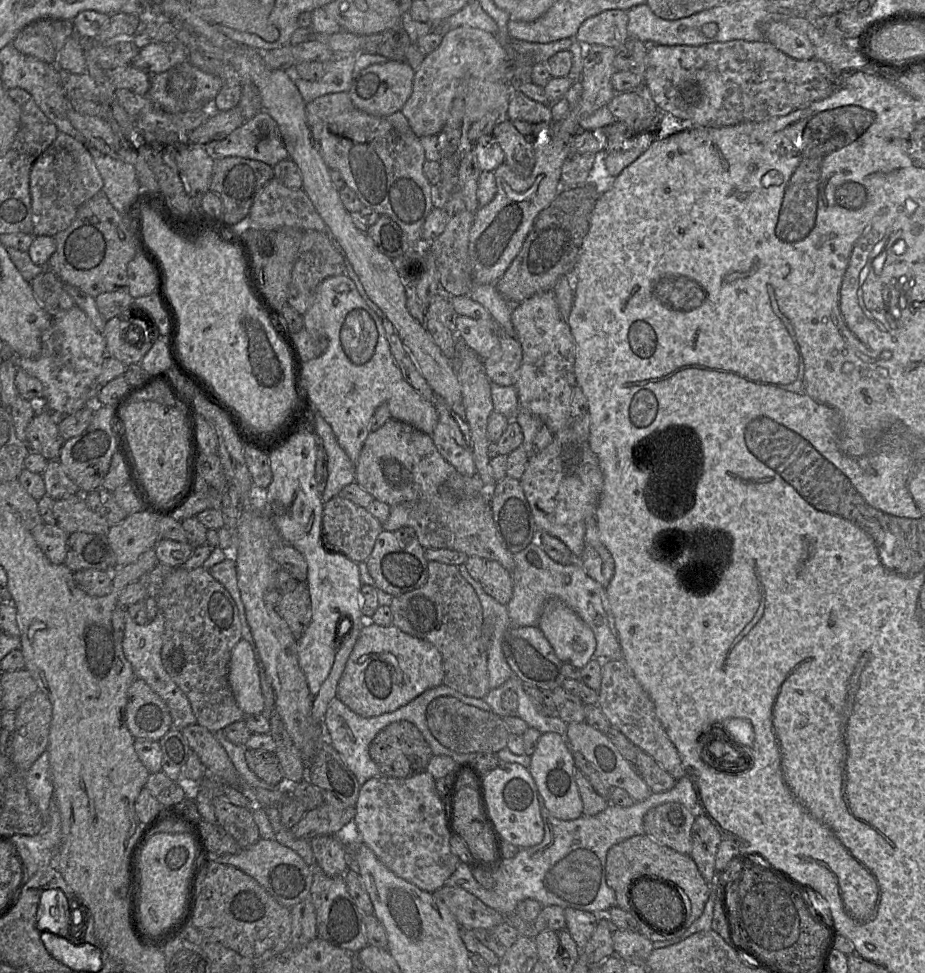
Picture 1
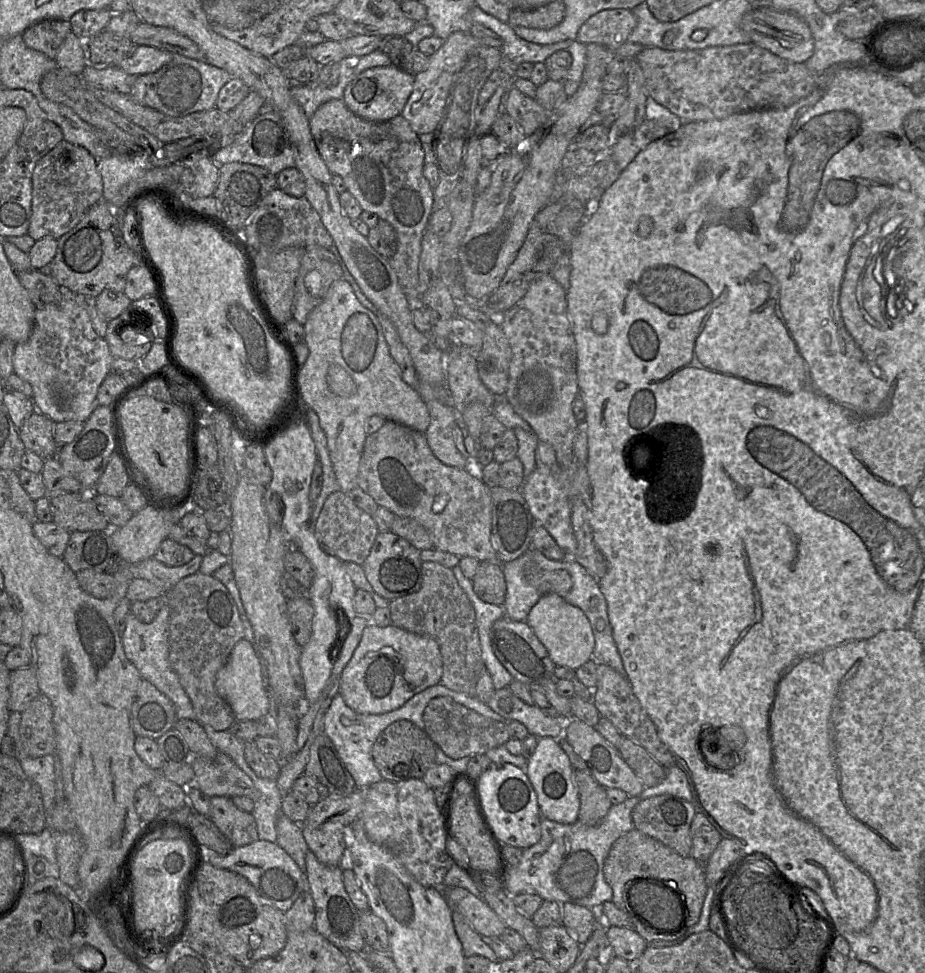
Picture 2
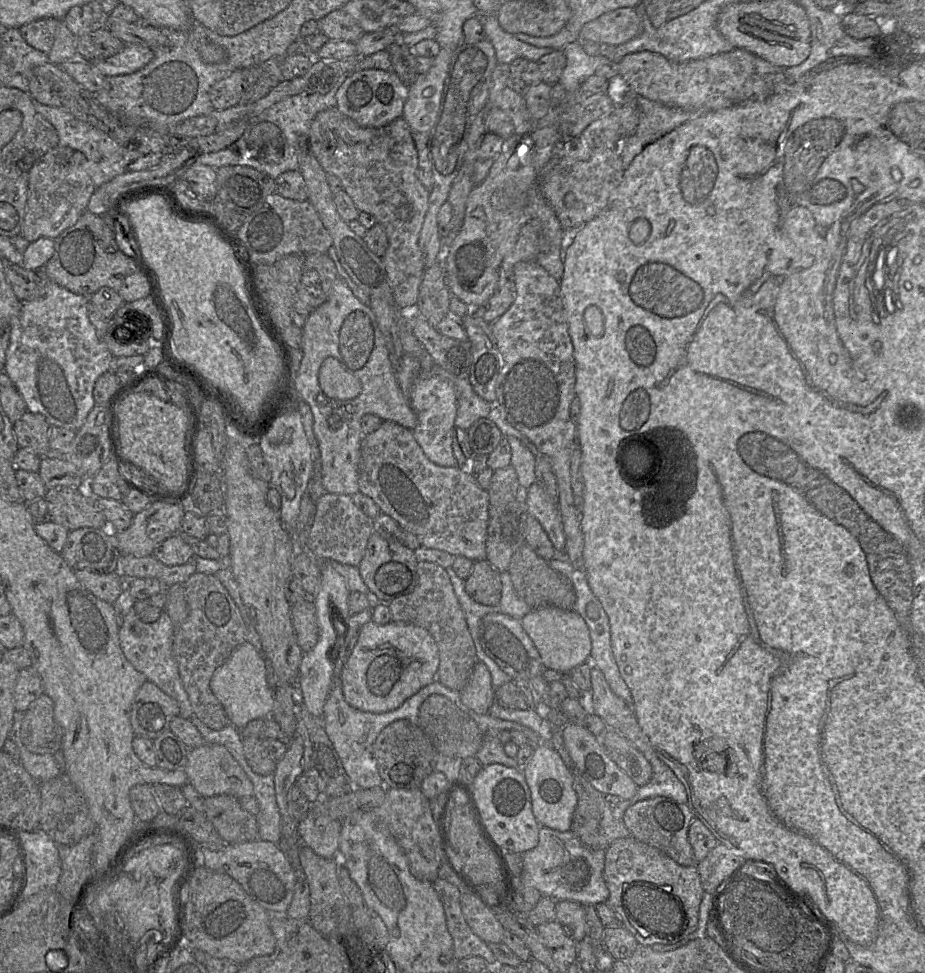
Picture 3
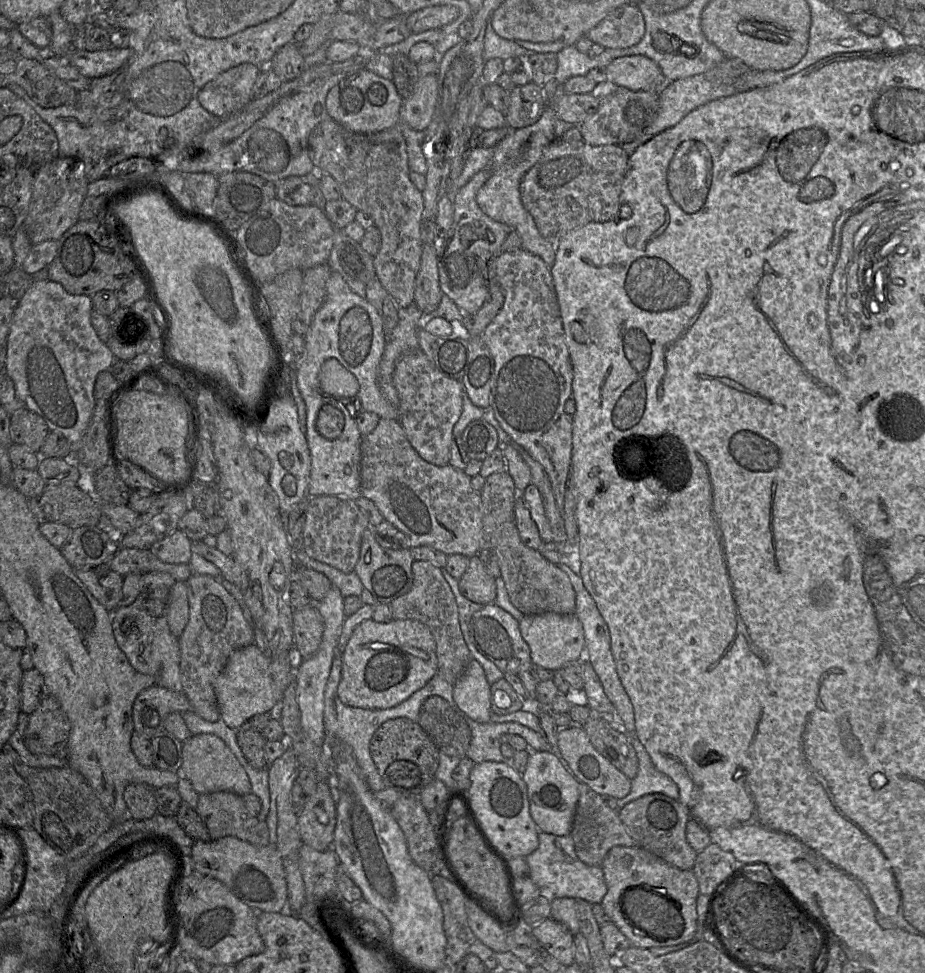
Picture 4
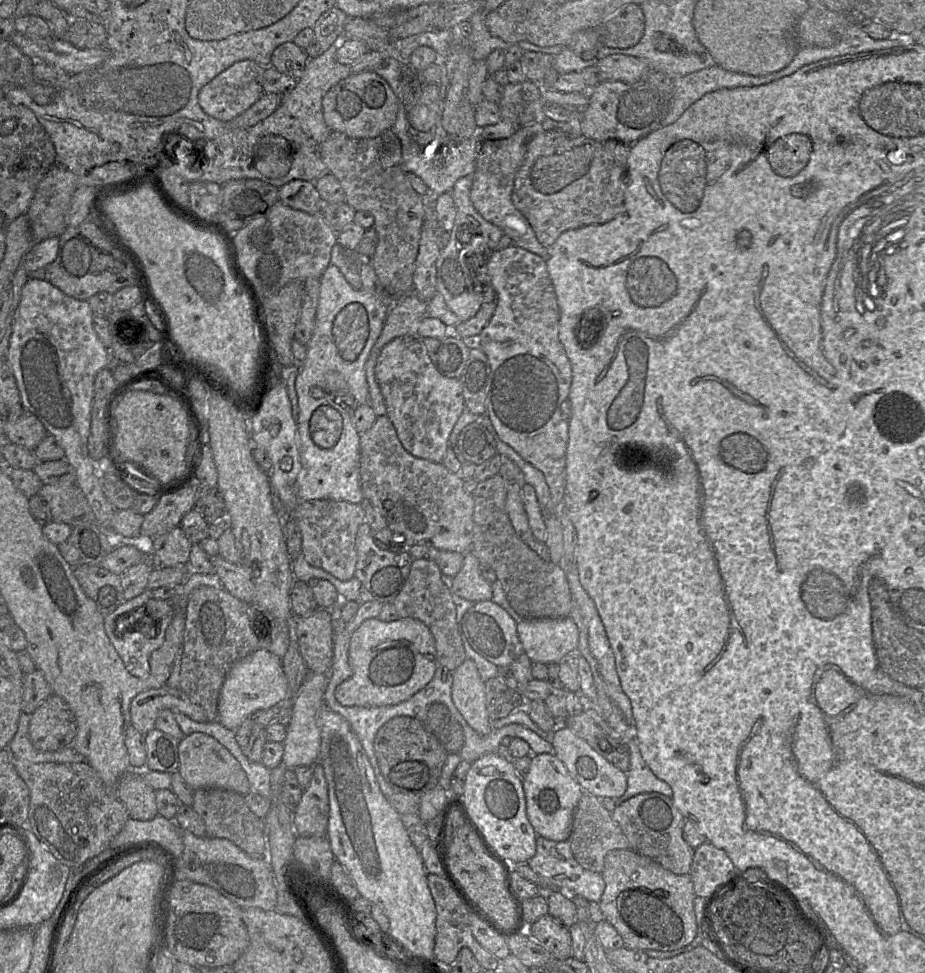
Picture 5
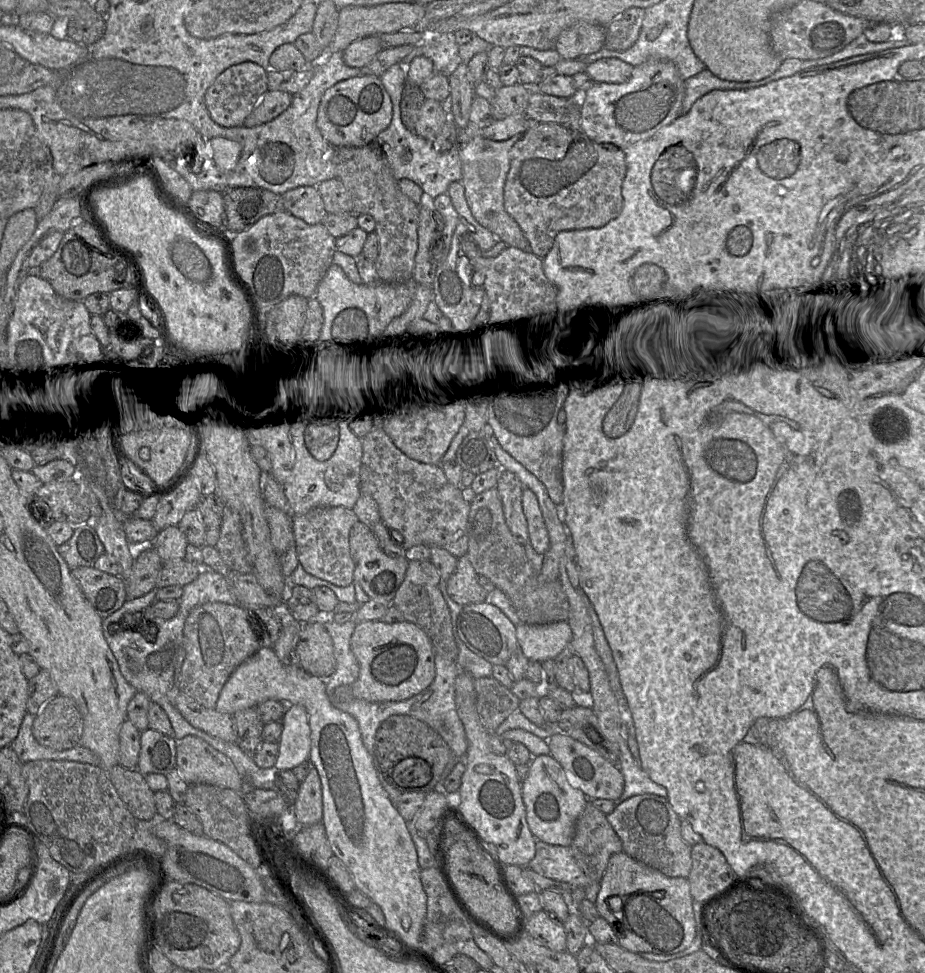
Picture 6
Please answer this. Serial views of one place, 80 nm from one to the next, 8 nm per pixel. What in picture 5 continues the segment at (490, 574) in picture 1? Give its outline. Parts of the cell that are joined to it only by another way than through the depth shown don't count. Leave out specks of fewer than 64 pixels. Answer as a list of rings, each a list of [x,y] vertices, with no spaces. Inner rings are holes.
[[[472,553],[464,554],[462,568],[452,579],[452,594],[474,603],[492,599],[492,584],[482,577],[480,563]]]

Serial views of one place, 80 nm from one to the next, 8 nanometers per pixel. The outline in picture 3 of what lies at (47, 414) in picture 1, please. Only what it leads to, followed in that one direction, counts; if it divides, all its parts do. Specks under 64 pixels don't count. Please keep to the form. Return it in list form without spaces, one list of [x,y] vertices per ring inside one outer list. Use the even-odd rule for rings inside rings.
[[[27,411],[14,423],[14,432],[19,447],[39,456],[50,454],[50,428],[51,425],[44,415]]]

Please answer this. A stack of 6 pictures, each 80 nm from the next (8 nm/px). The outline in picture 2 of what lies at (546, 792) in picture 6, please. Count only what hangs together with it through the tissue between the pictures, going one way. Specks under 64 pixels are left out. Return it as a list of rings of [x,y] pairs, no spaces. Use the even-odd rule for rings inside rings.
[[[548,736],[539,737],[524,770],[536,792],[542,818],[561,824],[572,824],[577,821],[580,802],[574,781],[574,768],[556,739]]]

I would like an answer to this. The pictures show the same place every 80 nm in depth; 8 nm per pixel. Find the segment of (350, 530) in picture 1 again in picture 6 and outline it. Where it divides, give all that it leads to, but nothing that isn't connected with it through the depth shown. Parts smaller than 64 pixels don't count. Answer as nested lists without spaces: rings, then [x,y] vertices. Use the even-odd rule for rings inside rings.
[[[342,506],[316,507],[302,515],[292,515],[292,526],[299,564],[310,575],[339,587],[354,583],[354,562],[350,553],[349,534],[358,517]]]

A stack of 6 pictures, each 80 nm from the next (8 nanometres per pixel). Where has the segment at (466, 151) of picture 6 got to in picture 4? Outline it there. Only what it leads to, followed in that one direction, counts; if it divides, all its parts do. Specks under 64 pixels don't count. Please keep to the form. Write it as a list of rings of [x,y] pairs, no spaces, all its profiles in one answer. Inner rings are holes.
[[[550,100],[536,123],[512,130],[499,142],[492,149],[492,161],[488,167],[490,175],[476,195],[481,210],[491,219],[508,225],[519,235],[522,249],[542,258],[549,268],[555,262],[557,241],[549,241],[540,234],[533,217],[522,204],[520,183],[526,172],[539,160],[546,145],[553,141],[557,119]]]

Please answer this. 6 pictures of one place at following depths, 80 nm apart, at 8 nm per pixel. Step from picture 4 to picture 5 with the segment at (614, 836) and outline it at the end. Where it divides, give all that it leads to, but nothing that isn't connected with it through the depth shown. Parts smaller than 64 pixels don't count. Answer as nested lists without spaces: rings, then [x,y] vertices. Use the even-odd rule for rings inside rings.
[[[584,791],[573,815],[569,843],[577,863],[585,870],[600,874],[609,852],[629,849],[629,842],[618,824],[612,819],[612,814],[601,805],[598,797]]]

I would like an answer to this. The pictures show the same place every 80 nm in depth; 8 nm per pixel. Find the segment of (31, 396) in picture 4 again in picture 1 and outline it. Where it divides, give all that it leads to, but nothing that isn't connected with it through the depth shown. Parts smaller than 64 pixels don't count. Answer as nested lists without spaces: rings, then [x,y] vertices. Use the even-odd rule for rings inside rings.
[[[74,305],[69,310],[52,316],[51,324],[42,336],[42,351],[36,358],[16,358],[20,369],[39,379],[45,389],[45,408],[57,416],[70,415],[92,404],[88,390],[100,374],[107,354],[106,339],[98,332],[86,313]]]

